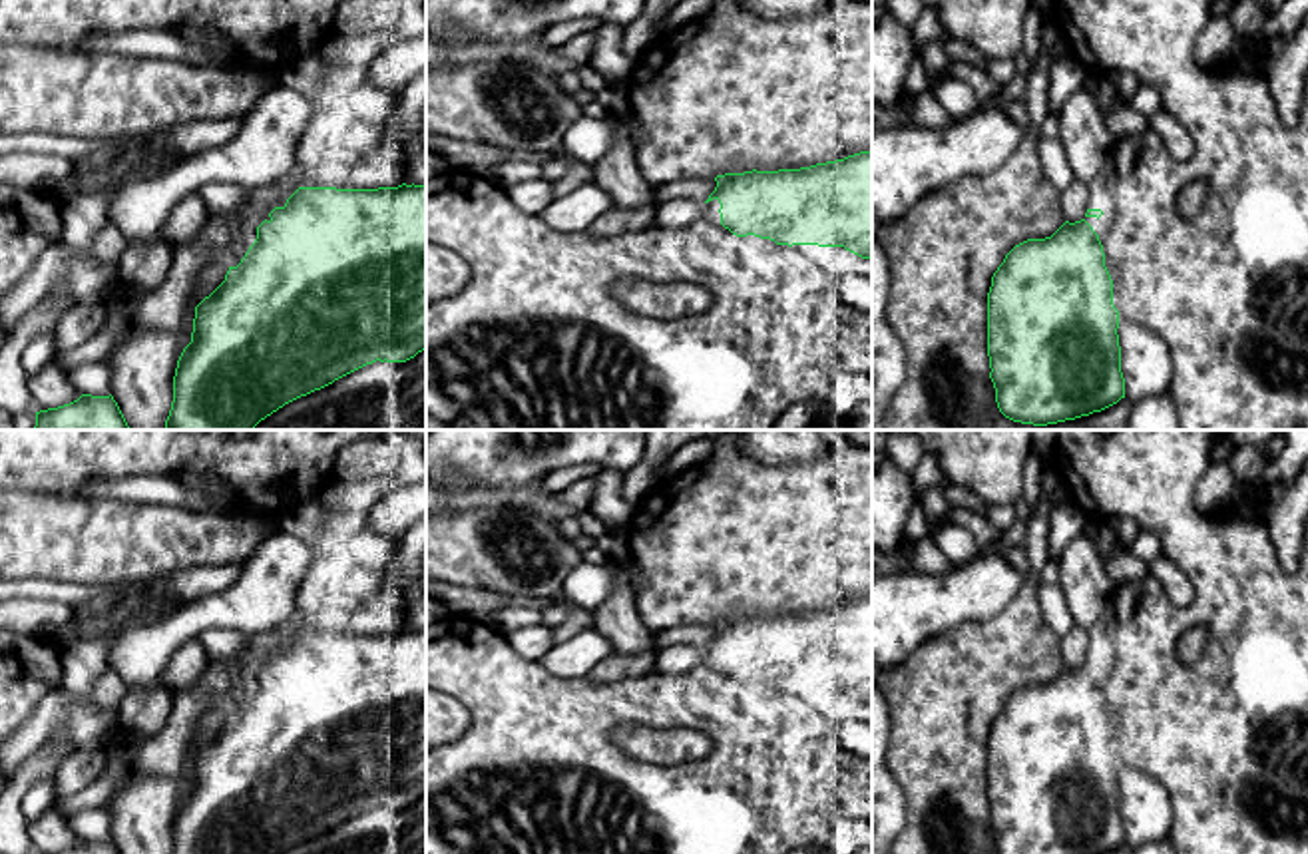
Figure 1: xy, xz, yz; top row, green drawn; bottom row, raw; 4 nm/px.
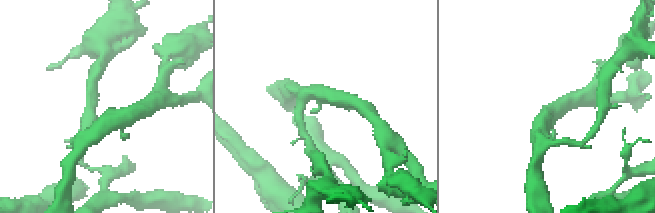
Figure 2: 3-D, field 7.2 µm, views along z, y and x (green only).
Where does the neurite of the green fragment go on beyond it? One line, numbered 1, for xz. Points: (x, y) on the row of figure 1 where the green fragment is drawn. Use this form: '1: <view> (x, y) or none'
1: none

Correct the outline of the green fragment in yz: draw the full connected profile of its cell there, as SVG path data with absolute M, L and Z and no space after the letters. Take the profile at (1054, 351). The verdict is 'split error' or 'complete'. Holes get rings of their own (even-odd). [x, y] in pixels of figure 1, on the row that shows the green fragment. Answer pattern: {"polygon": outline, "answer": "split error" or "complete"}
{"polygon": "M1081 219L1065 221L1051 237L1015 245L991 277L987 293L989 378L999 412L1021 424L1047 426L1101 412L1125 398L1119 311L1099 235Z", "answer": "complete"}

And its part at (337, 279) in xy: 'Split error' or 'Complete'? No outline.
Complete

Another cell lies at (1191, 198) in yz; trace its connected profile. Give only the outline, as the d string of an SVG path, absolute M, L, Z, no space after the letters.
M1193 181L1179 193L1179 213L1183 217L1195 217L1206 199L1206 183Z

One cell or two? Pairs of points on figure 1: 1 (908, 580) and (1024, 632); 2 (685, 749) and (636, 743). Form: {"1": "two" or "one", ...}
{"1": "two", "2": "one"}

